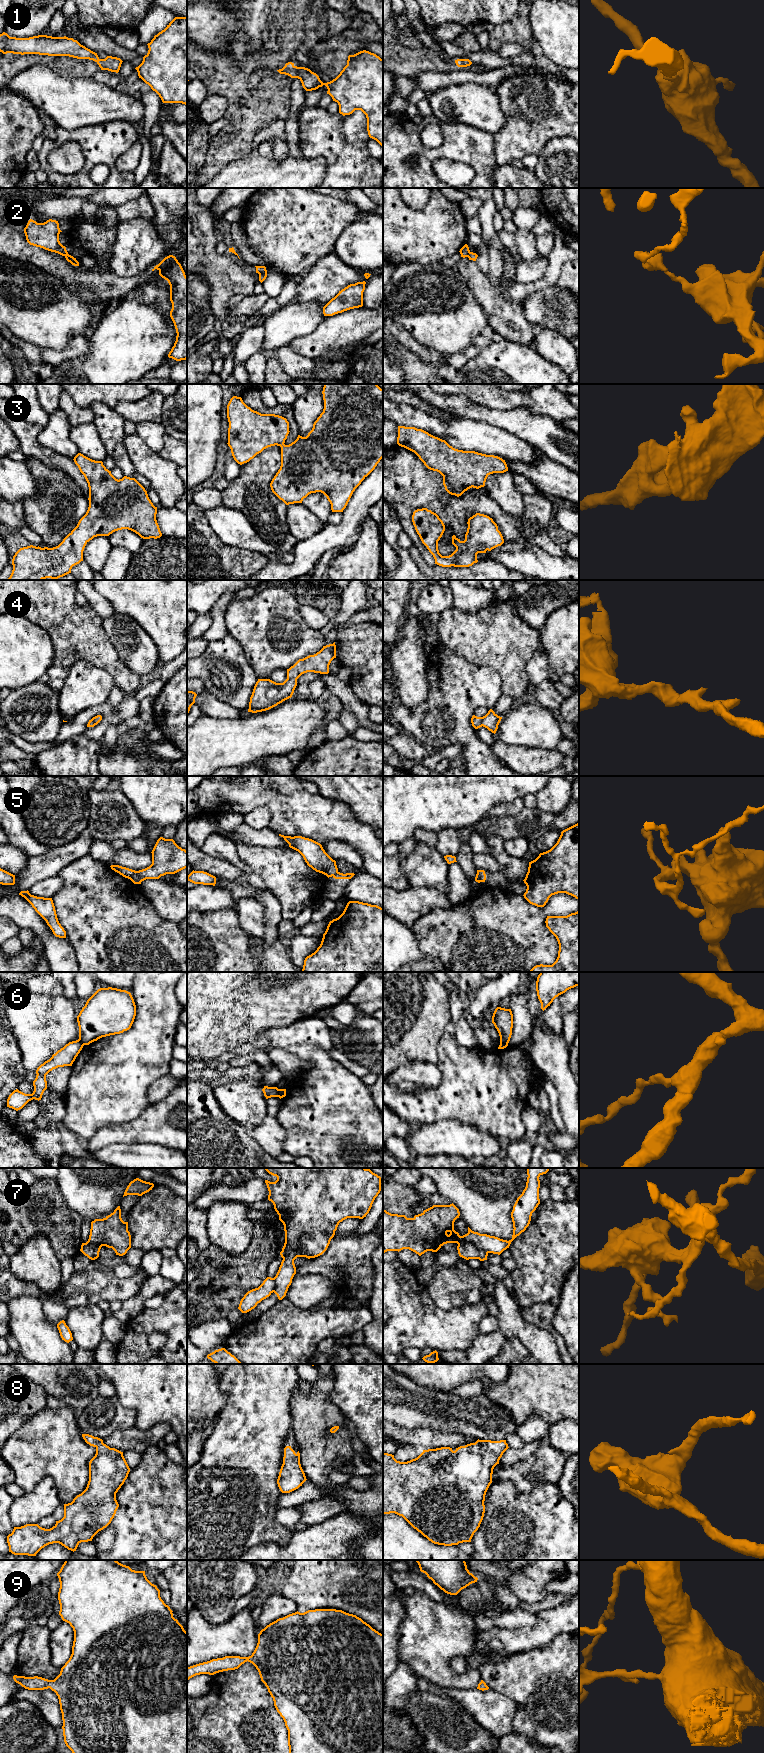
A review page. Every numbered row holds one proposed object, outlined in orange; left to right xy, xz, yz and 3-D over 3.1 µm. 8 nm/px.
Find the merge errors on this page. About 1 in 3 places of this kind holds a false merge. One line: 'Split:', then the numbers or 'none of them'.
Split: 2, 5, 6, 7

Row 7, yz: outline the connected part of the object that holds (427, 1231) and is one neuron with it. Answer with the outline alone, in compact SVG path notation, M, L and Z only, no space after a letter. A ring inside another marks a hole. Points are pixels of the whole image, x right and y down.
M527 1168L526 1187L511 1212L514 1228L511 1240L480 1234L469 1227L468 1233L460 1236L454 1230L454 1222L459 1218L460 1212L453 1203L433 1205L413 1218L391 1214L383 1209L383 1254L409 1249L421 1256L427 1251L437 1252L447 1243L470 1242L479 1250L500 1255L529 1226L532 1213L540 1204L539 1177L549 1169Z

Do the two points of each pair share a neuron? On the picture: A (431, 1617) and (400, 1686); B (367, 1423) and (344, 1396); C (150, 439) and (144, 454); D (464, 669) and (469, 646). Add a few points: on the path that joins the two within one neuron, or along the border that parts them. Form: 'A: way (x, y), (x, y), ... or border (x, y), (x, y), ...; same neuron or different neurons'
A: border (399, 1661), (404, 1661), (417, 1677); different neurons
B: way (364, 1416), (351, 1403); same neuron
C: border (136, 433), (152, 450), (158, 453); different neurons
D: border (446, 646), (469, 661), (488, 666); different neurons

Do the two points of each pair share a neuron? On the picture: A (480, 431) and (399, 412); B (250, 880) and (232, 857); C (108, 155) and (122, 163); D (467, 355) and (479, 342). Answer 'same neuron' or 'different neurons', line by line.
A: same neuron
B: same neuron
C: different neurons
D: same neuron

